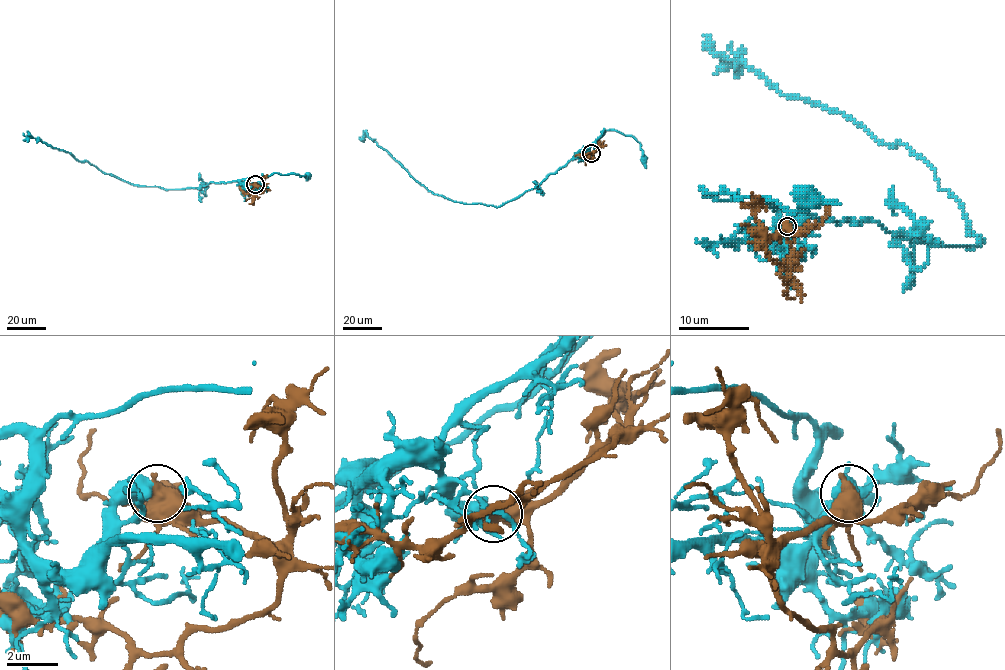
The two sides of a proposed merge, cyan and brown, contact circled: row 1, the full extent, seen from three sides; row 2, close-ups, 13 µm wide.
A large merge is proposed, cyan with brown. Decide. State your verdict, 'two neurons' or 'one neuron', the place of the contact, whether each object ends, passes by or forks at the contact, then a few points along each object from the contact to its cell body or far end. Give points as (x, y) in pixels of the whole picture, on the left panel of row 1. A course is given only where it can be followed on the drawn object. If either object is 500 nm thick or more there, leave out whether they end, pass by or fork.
two neurons; at (255, 184); cyan runs (254, 184), (249, 189), (245, 187), (245, 180), (255, 176), (296, 173), (307, 180), (308, 175); brown runs (254, 184), (264, 191), (253, 196), (245, 193), (239, 186)

